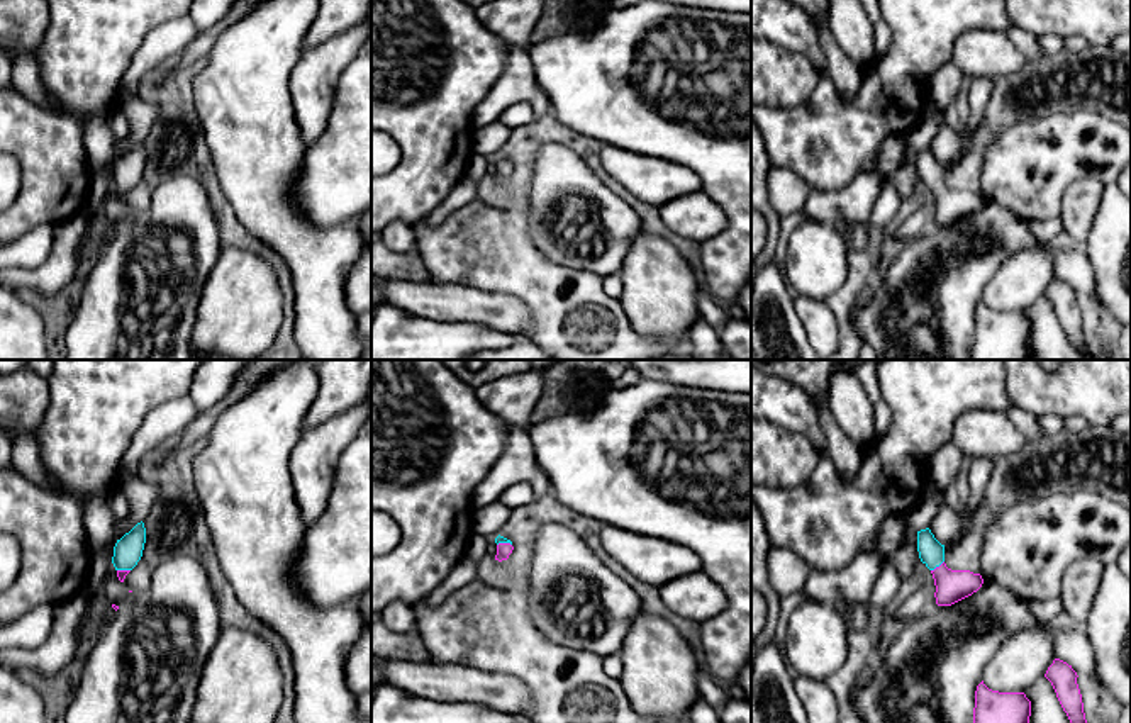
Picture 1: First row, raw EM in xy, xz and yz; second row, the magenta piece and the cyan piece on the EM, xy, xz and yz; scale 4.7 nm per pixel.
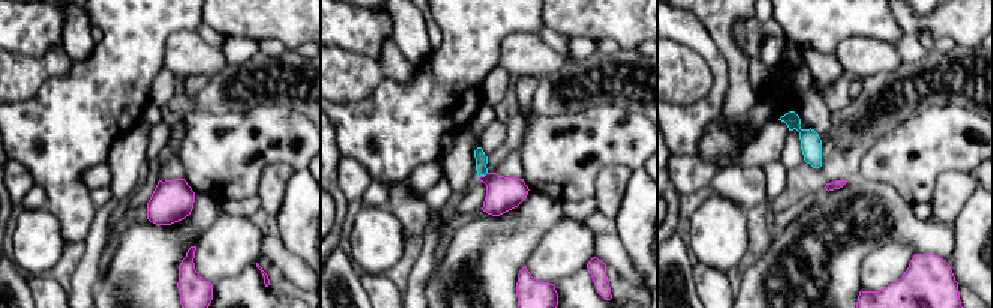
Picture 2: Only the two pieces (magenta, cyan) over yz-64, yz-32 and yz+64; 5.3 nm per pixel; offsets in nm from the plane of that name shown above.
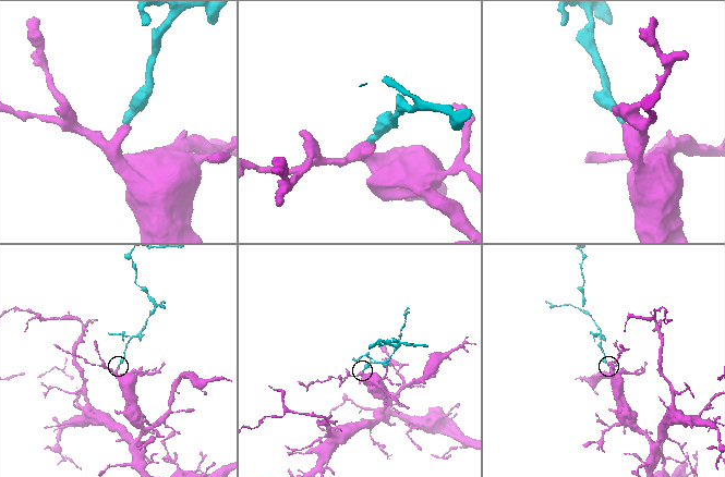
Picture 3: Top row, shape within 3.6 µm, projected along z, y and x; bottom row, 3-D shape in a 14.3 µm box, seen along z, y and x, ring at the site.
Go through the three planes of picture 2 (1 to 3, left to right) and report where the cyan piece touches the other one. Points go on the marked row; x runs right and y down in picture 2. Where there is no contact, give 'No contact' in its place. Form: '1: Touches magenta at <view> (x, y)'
1: No contact
2: Touches magenta at yz-32 (482, 176)
3: No contact

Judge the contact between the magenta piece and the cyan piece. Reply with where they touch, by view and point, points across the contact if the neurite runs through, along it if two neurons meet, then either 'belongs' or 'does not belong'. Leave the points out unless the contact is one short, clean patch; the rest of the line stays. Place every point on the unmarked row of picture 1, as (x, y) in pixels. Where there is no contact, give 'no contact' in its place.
meets magenta in yz at (936, 187); runs through yz (952, 206), (936, 187), (931, 172); belongs

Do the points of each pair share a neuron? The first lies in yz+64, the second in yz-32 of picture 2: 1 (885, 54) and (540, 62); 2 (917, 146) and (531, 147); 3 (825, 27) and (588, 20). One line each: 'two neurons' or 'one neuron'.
1: one neuron
2: one neuron
3: two neurons

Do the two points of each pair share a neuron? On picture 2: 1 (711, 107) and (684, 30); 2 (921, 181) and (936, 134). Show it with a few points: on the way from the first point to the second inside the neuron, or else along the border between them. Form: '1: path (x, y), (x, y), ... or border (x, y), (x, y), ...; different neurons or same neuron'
1: path (717, 87), (717, 65), (704, 47); same neuron
2: path (921, 169), (921, 152), (927, 146); same neuron

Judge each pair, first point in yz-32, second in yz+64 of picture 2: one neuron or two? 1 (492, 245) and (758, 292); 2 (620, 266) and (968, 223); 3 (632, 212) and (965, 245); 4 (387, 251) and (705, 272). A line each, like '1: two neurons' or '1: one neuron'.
1: one neuron
2: two neurons
3: one neuron
4: two neurons

